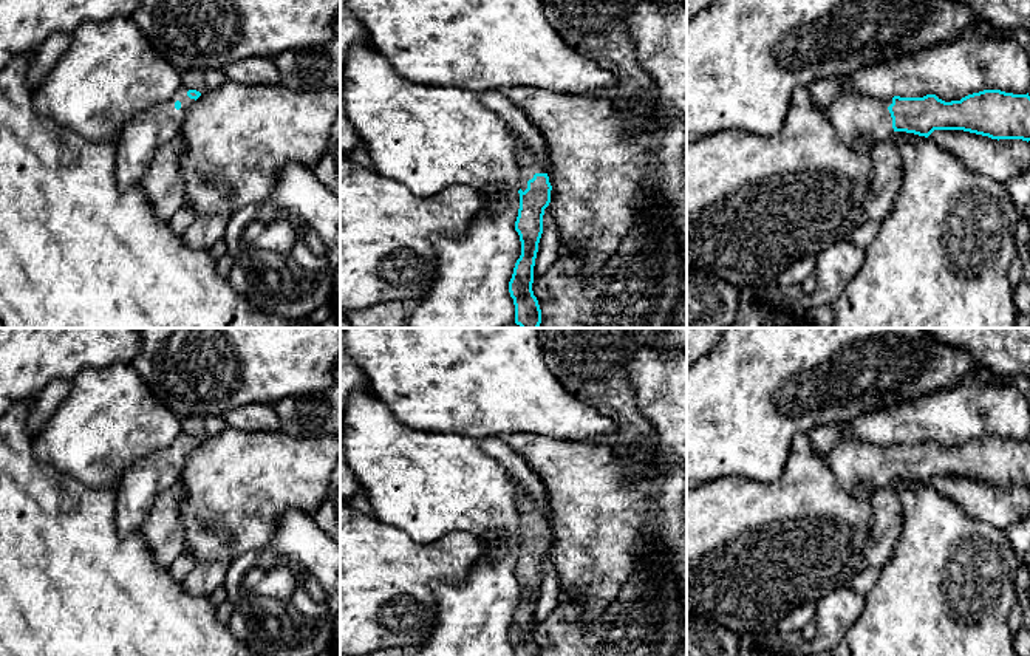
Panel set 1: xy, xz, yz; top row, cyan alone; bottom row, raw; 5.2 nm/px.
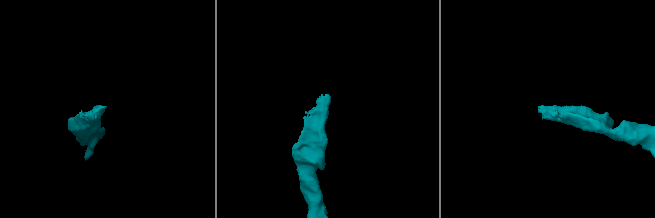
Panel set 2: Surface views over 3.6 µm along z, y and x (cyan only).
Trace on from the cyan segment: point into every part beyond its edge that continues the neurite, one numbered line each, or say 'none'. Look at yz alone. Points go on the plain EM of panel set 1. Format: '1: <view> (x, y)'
1: yz (852, 464)

